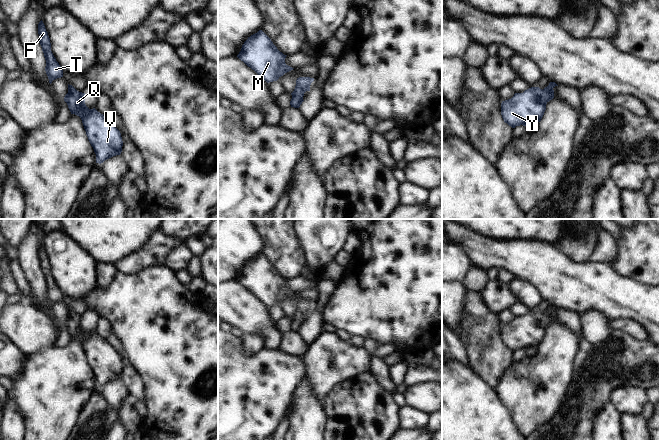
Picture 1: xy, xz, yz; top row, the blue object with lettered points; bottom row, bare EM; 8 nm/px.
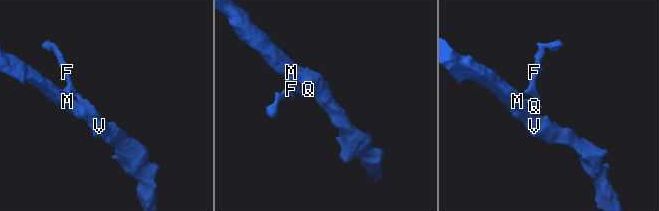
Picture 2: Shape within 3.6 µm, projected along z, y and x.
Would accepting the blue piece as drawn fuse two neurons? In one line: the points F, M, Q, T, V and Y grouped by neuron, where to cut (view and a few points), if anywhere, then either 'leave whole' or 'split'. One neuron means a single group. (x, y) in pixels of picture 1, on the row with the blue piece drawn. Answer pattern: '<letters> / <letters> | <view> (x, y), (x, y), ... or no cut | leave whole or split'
F M Q T V Y | no cut | leave whole

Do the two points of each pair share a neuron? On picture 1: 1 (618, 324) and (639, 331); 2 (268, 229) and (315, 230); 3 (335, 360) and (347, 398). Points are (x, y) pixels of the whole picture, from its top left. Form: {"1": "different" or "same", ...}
{"1": "same", "2": "different", "3": "different"}

